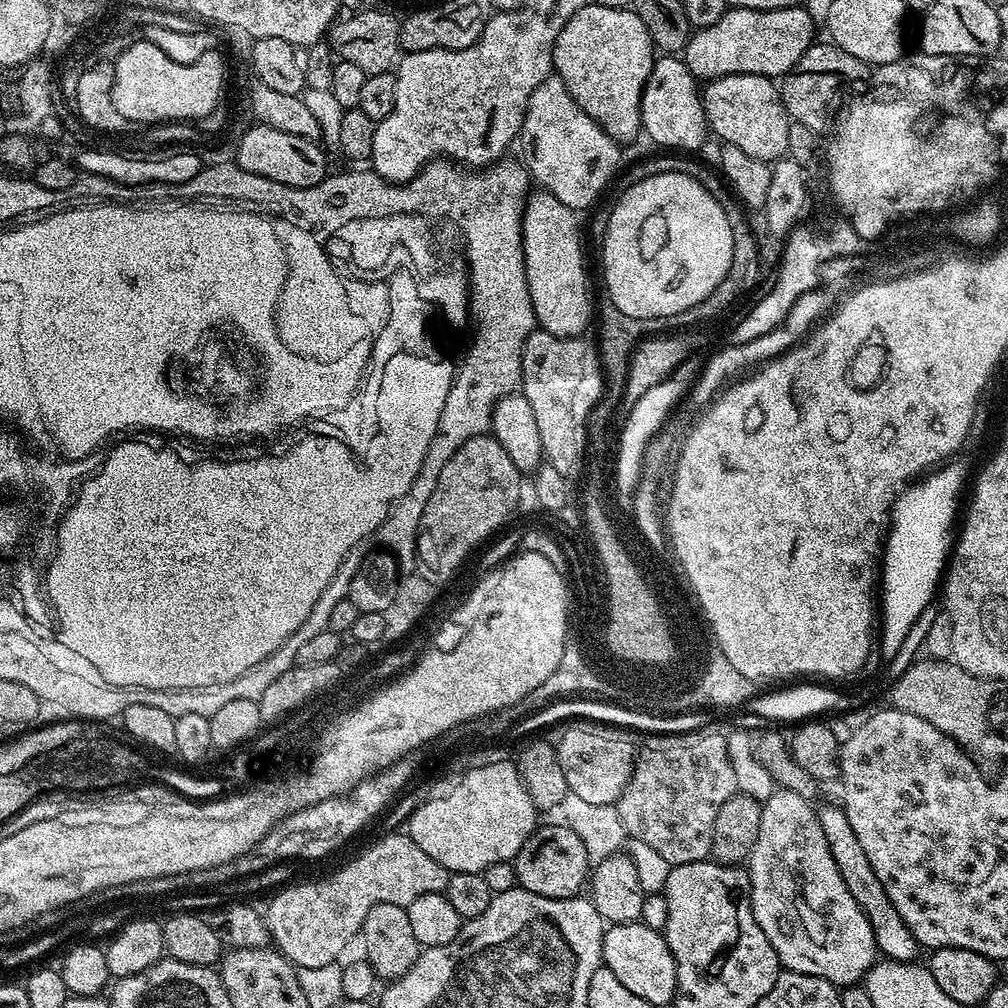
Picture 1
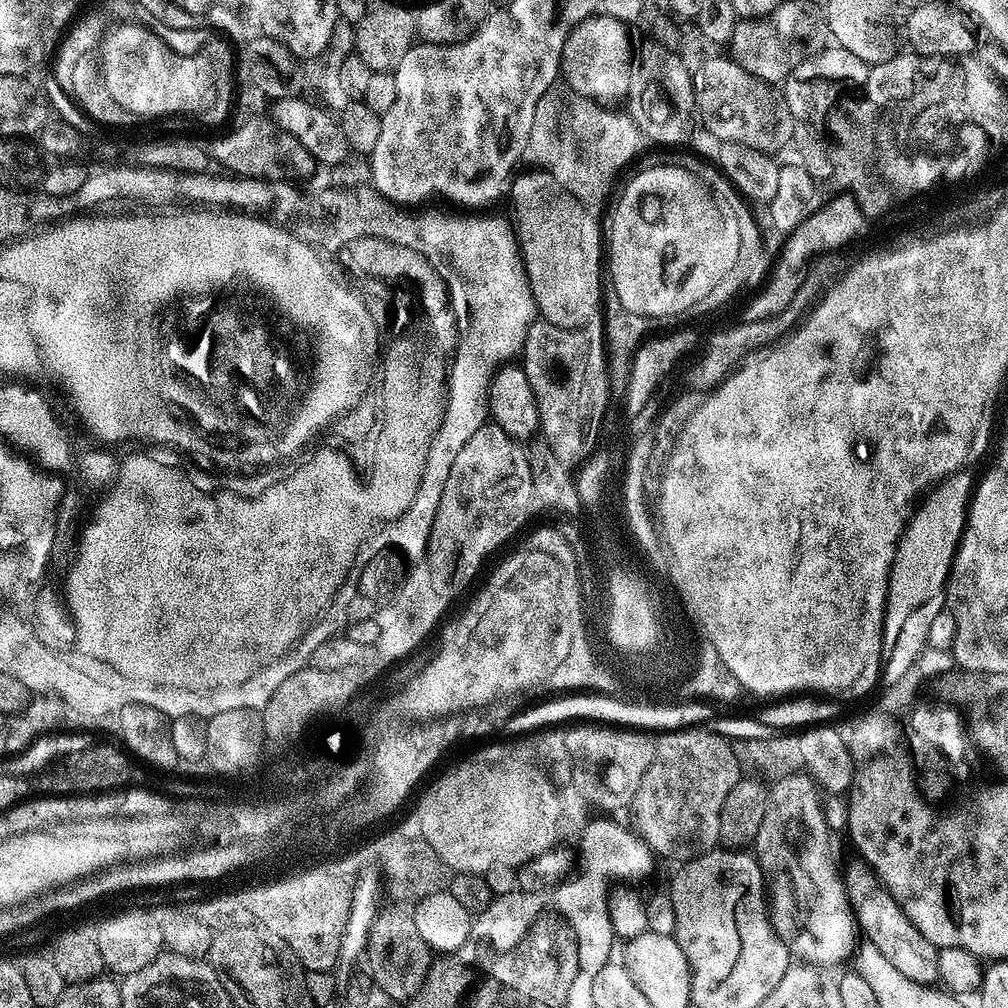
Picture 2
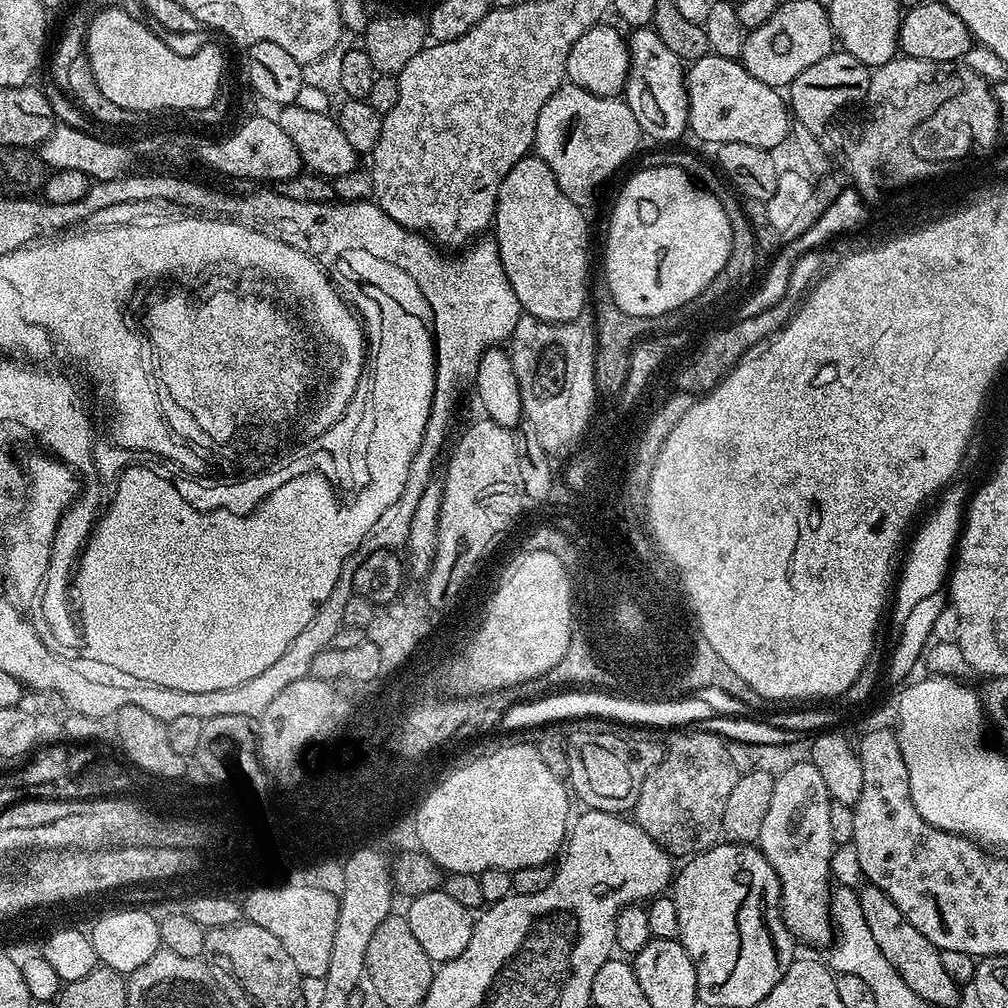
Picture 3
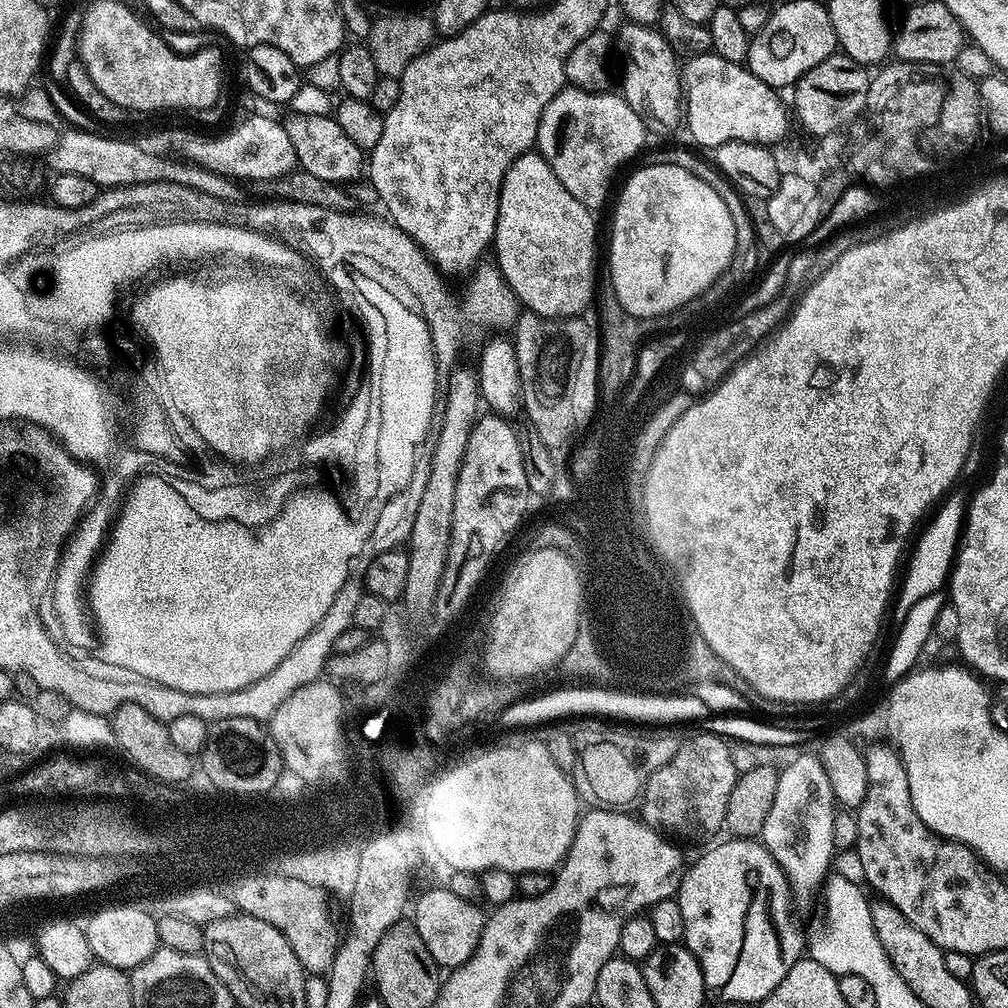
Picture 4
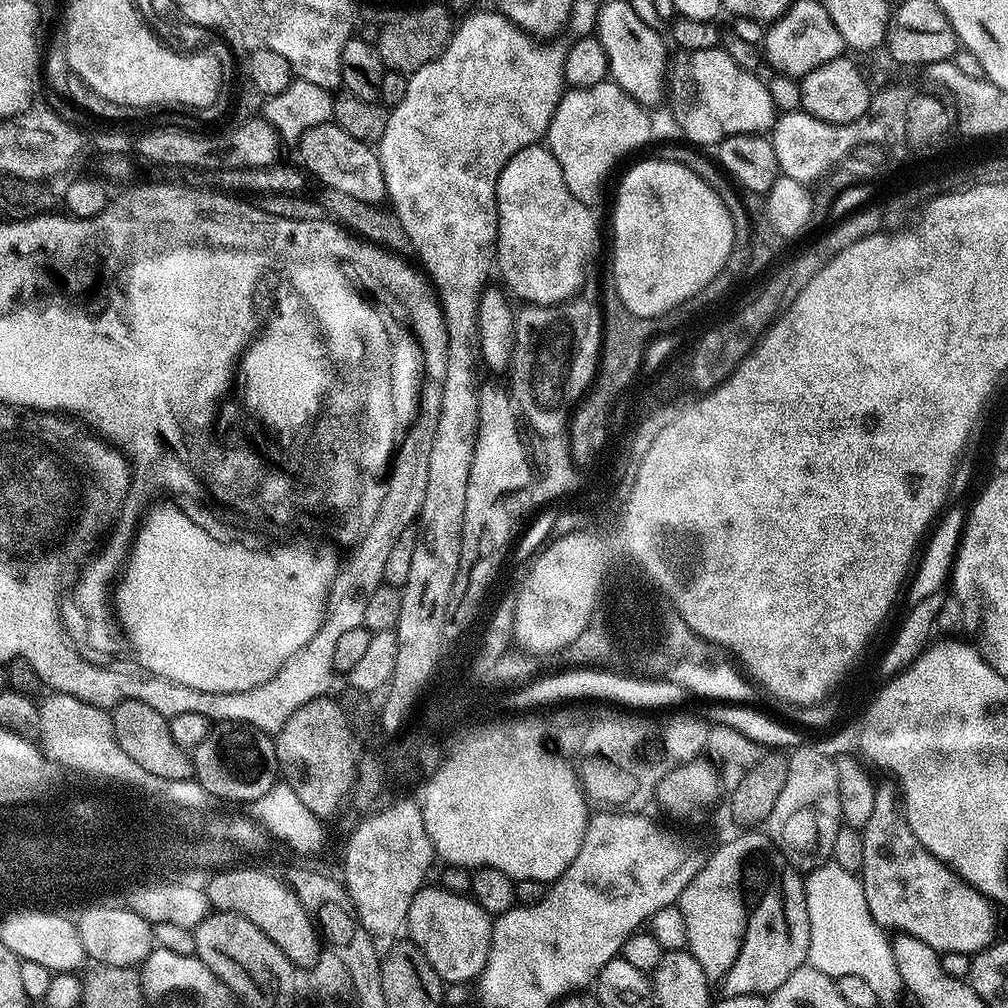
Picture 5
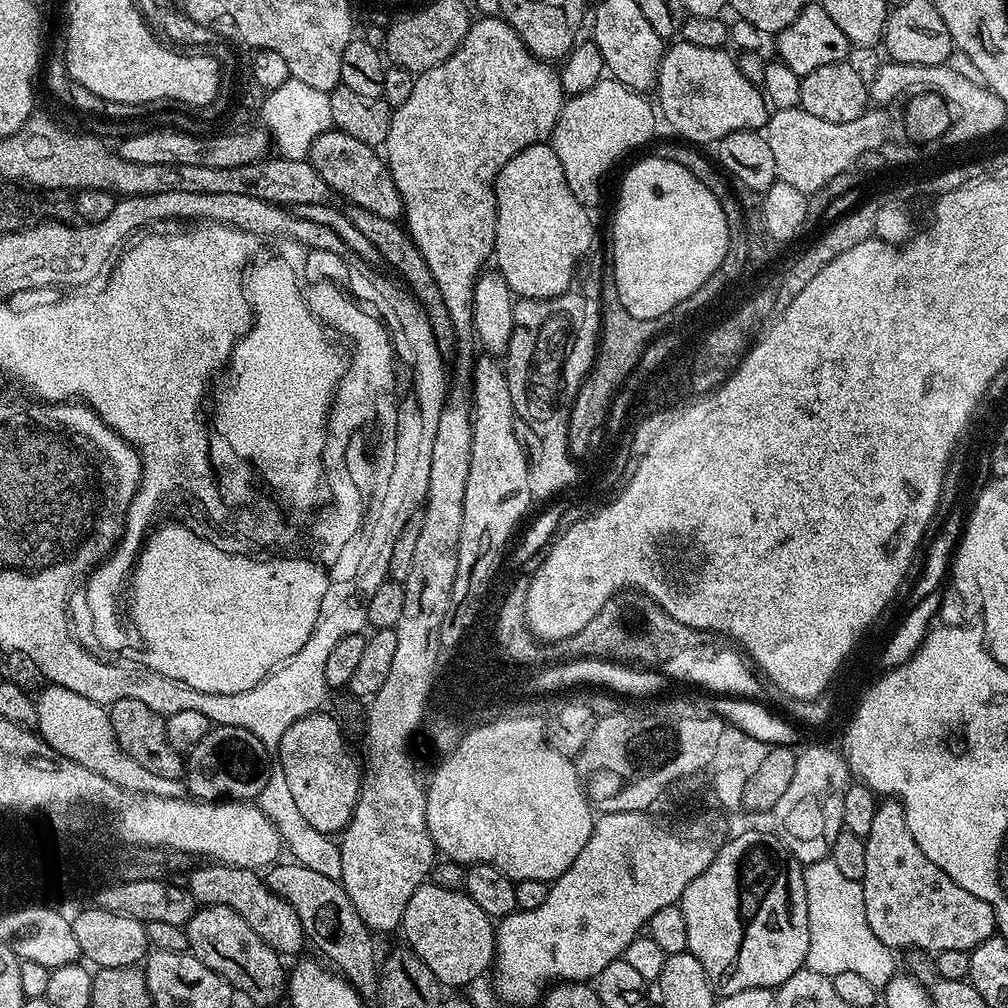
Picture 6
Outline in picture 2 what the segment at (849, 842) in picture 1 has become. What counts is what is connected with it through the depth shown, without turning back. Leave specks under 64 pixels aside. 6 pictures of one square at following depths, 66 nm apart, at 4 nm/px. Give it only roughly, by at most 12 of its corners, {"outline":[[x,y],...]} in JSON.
{"outline":[[843,865],[863,939],[919,984],[940,978],[937,948],[870,865]]}

